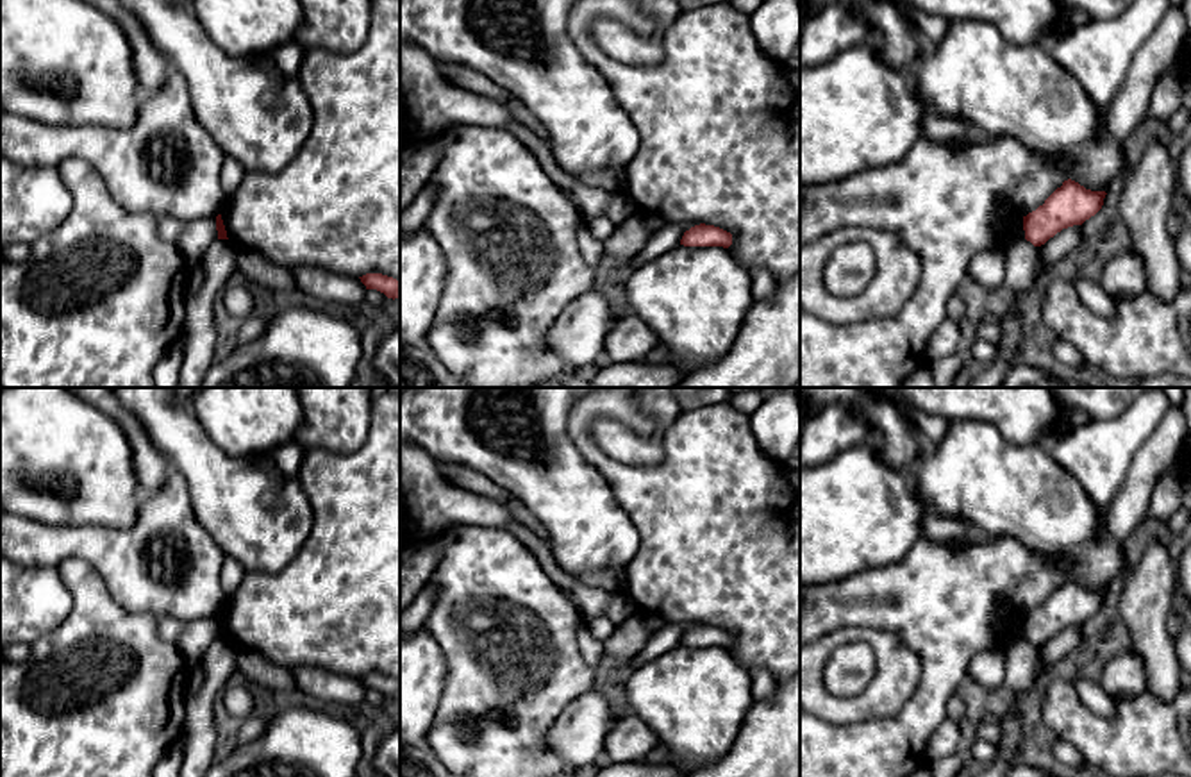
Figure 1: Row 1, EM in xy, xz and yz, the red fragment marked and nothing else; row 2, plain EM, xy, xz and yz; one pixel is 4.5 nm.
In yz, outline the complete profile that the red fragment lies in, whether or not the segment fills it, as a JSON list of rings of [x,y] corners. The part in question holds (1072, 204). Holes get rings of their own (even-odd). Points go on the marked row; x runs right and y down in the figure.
[[[1064,180],[1043,205],[1023,216],[1025,239],[1041,246],[1062,229],[1082,225],[1102,209],[1105,195]]]

